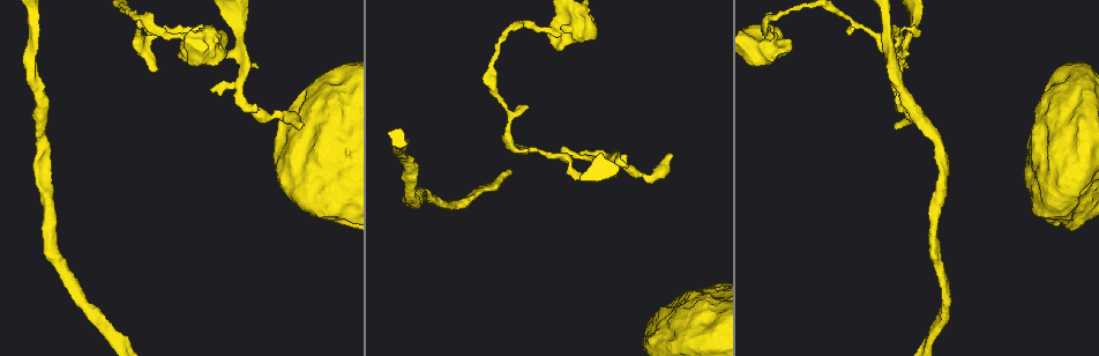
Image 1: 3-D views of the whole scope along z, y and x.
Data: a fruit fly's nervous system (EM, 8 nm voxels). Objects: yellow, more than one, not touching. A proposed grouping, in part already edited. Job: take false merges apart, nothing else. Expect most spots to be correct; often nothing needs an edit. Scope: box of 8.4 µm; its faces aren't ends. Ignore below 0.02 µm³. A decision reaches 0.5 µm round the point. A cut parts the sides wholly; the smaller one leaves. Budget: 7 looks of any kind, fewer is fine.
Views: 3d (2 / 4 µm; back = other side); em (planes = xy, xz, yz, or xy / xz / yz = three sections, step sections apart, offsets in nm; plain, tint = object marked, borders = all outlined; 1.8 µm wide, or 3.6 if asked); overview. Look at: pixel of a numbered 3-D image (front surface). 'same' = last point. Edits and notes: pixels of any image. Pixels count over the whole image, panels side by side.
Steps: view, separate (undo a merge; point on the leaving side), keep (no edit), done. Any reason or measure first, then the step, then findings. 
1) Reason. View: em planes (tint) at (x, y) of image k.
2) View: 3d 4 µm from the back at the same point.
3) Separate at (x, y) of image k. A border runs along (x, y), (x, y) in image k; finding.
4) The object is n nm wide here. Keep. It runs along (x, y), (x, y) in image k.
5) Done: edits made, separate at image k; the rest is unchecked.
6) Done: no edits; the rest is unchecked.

Thick turns thin. View: em 3.6 µm xy step 8 (tint) at (1069, 167) of image 1.

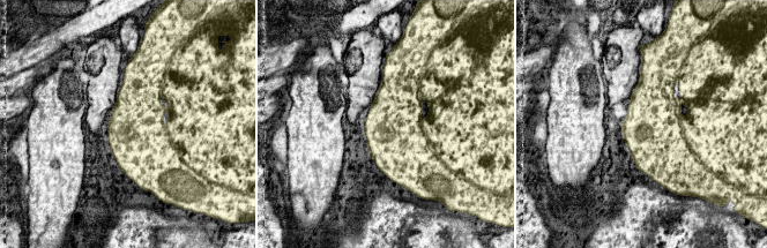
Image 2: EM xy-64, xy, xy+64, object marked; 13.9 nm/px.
Keep. All the same neuron.

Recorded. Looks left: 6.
Abrupt turn. View: em xz step 4 (tint) at (653, 177) of image 1.

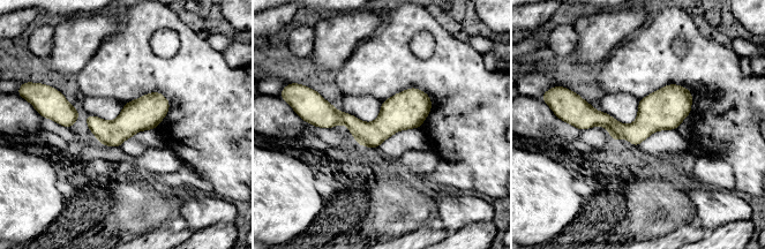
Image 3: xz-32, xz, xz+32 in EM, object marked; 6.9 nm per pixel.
View: em planes (tint) at the same point.

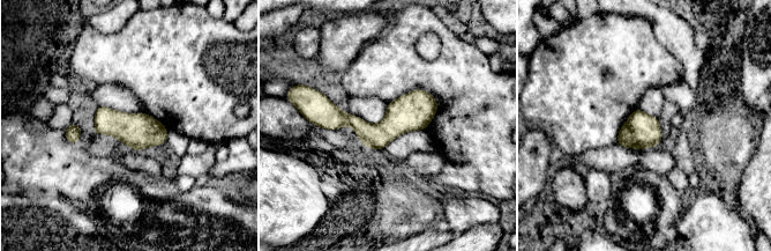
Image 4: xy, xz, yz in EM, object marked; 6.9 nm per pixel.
The object is 240 nm wide here. Keep. It runs along (434, 104), (388, 130), (319, 123) in image 4; all the same neuron.

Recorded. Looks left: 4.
Sharp bend. View: em xz step 16 (tint) at (879, 42) of image 1.

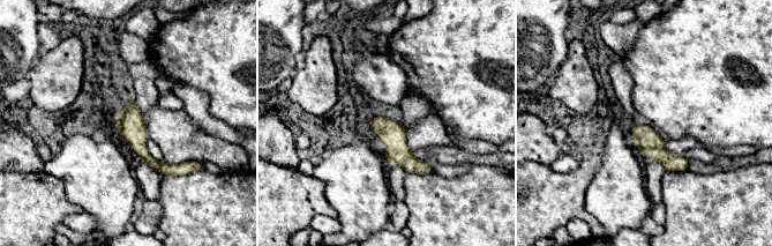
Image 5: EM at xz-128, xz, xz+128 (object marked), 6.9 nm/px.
Keep. It runs along (119, 116), (152, 163), (179, 169) in image 5; one neuron here.

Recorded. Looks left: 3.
Done: no edits; the rest is unchecked.

